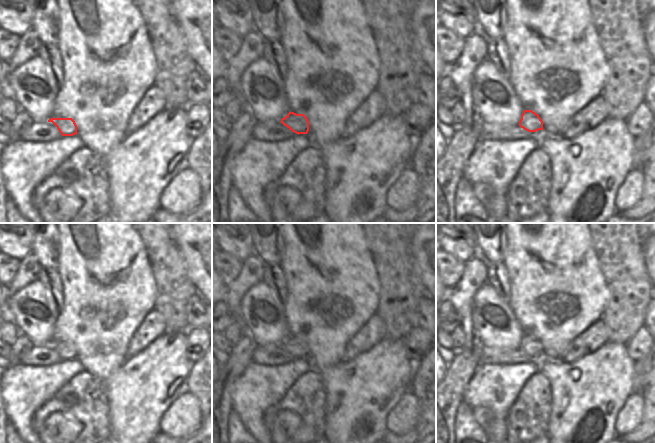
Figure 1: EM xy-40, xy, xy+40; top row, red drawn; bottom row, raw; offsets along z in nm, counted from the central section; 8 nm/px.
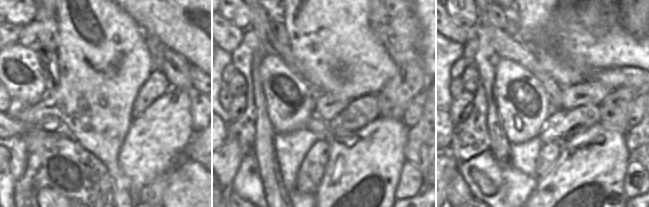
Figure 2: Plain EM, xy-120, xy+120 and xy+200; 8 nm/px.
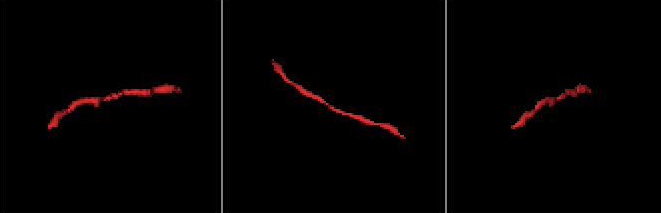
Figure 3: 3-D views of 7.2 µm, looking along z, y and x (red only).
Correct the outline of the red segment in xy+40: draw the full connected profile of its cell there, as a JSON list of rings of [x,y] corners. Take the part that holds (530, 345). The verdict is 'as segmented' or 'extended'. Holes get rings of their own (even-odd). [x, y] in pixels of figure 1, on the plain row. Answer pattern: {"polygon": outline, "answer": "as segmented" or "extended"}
{"polygon": [[[524,334],[519,345],[519,350],[528,356],[536,356],[543,354],[543,345],[532,334]]], "answer": "as segmented"}

